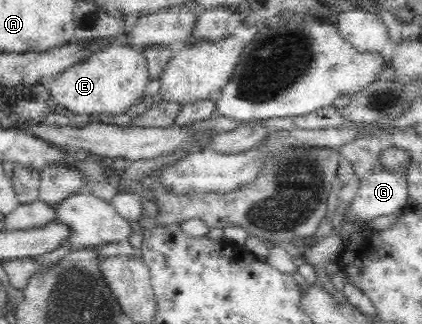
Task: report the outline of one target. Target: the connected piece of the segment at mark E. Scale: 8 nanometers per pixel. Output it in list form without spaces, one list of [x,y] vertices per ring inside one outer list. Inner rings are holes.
[[[114,44],[106,50],[96,51],[88,59],[68,68],[68,71],[46,82],[52,100],[64,107],[66,113],[86,116],[118,116],[145,98],[144,90],[151,76],[142,49]]]

